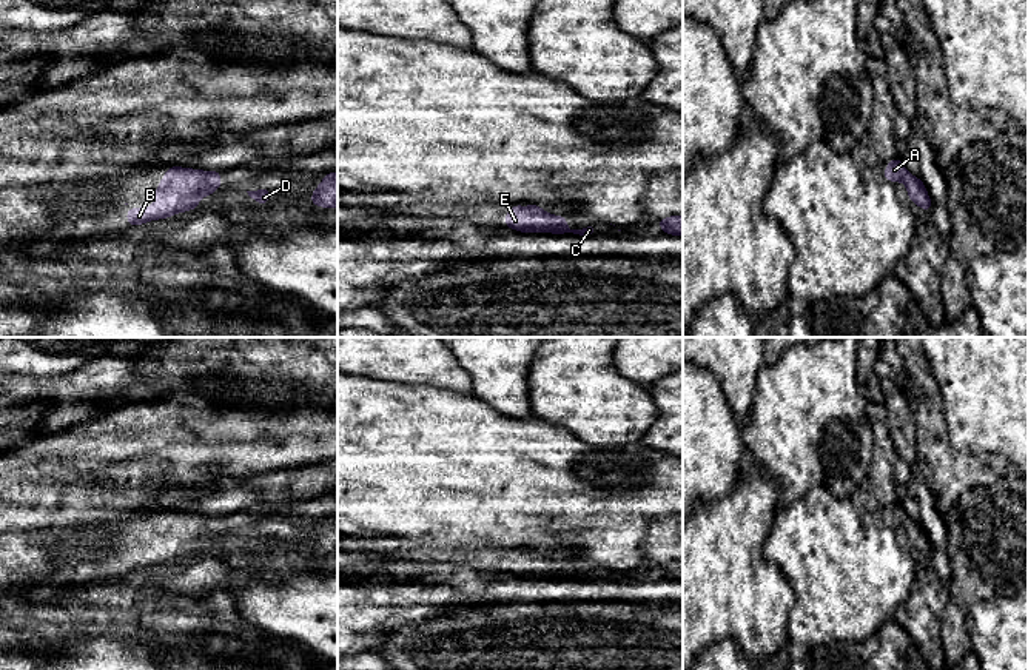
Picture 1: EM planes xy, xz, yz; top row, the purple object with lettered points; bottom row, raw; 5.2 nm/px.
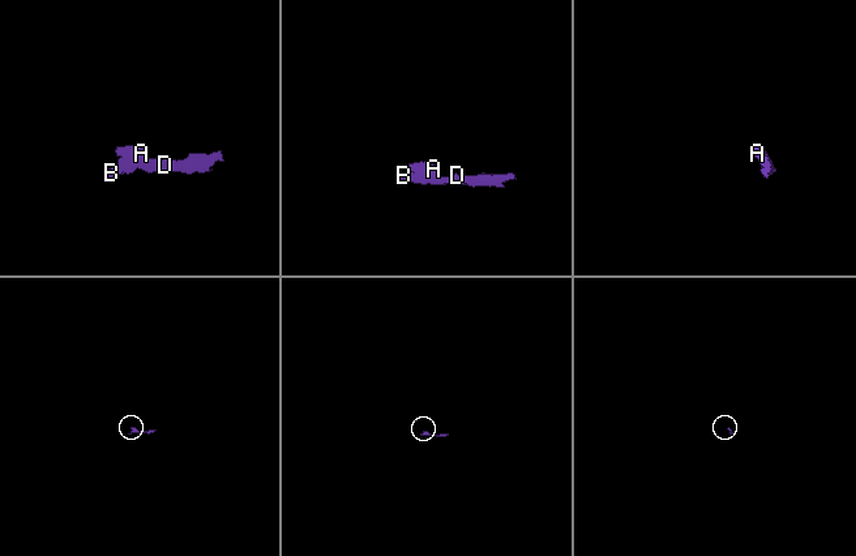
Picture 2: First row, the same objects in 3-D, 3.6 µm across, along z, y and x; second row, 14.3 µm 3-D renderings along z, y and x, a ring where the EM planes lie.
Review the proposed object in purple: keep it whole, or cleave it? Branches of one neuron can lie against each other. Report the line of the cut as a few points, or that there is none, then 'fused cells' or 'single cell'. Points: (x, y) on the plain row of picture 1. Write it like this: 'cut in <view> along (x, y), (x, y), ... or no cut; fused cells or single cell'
no cut; single cell

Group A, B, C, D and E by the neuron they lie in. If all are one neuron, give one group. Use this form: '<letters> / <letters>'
A B C D E

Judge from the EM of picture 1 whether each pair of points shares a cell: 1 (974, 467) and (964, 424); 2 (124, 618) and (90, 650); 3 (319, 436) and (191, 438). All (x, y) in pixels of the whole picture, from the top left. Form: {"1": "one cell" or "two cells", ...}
{"1": "two cells", "2": "two cells", "3": "one cell"}

